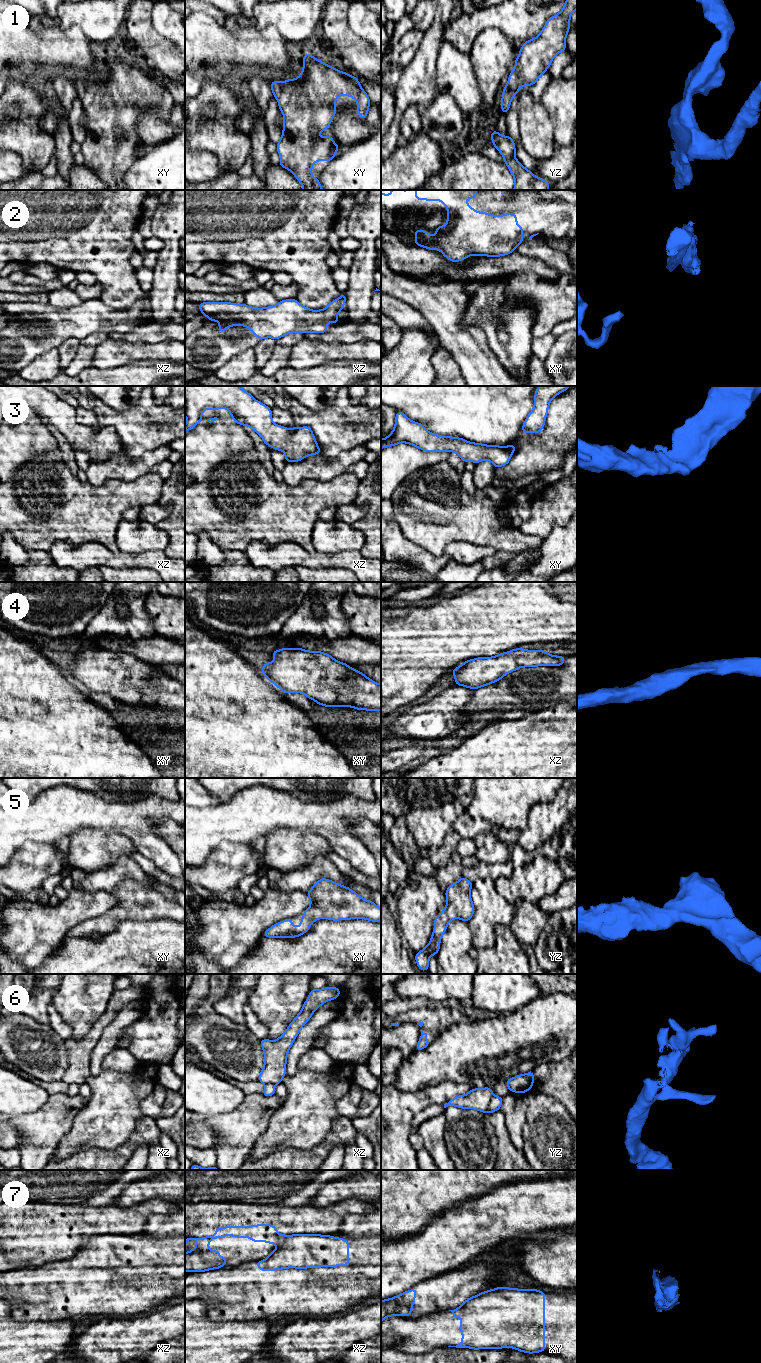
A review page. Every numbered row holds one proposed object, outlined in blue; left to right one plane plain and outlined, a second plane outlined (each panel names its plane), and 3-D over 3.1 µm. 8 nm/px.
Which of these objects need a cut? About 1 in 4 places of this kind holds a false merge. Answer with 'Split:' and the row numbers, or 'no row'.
Split: 6, 7

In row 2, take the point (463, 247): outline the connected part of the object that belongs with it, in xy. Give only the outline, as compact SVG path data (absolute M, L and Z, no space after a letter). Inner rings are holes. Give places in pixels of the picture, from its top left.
M415 190L416 200L439 200L447 207L447 223L438 226L433 237L425 230L415 228L415 245L429 250L440 250L452 262L459 262L471 255L498 257L511 254L524 242L523 227L517 225L517 215L478 212L466 203L467 199L475 198L476 195L477 190Z

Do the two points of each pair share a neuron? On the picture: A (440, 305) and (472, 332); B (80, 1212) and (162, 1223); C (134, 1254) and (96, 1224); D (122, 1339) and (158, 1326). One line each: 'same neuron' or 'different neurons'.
A: same neuron
B: different neurons
C: different neurons
D: same neuron

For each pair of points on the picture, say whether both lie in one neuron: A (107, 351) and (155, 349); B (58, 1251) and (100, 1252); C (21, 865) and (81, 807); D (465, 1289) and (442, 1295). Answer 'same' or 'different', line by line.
A: same
B: different
C: different
D: same

